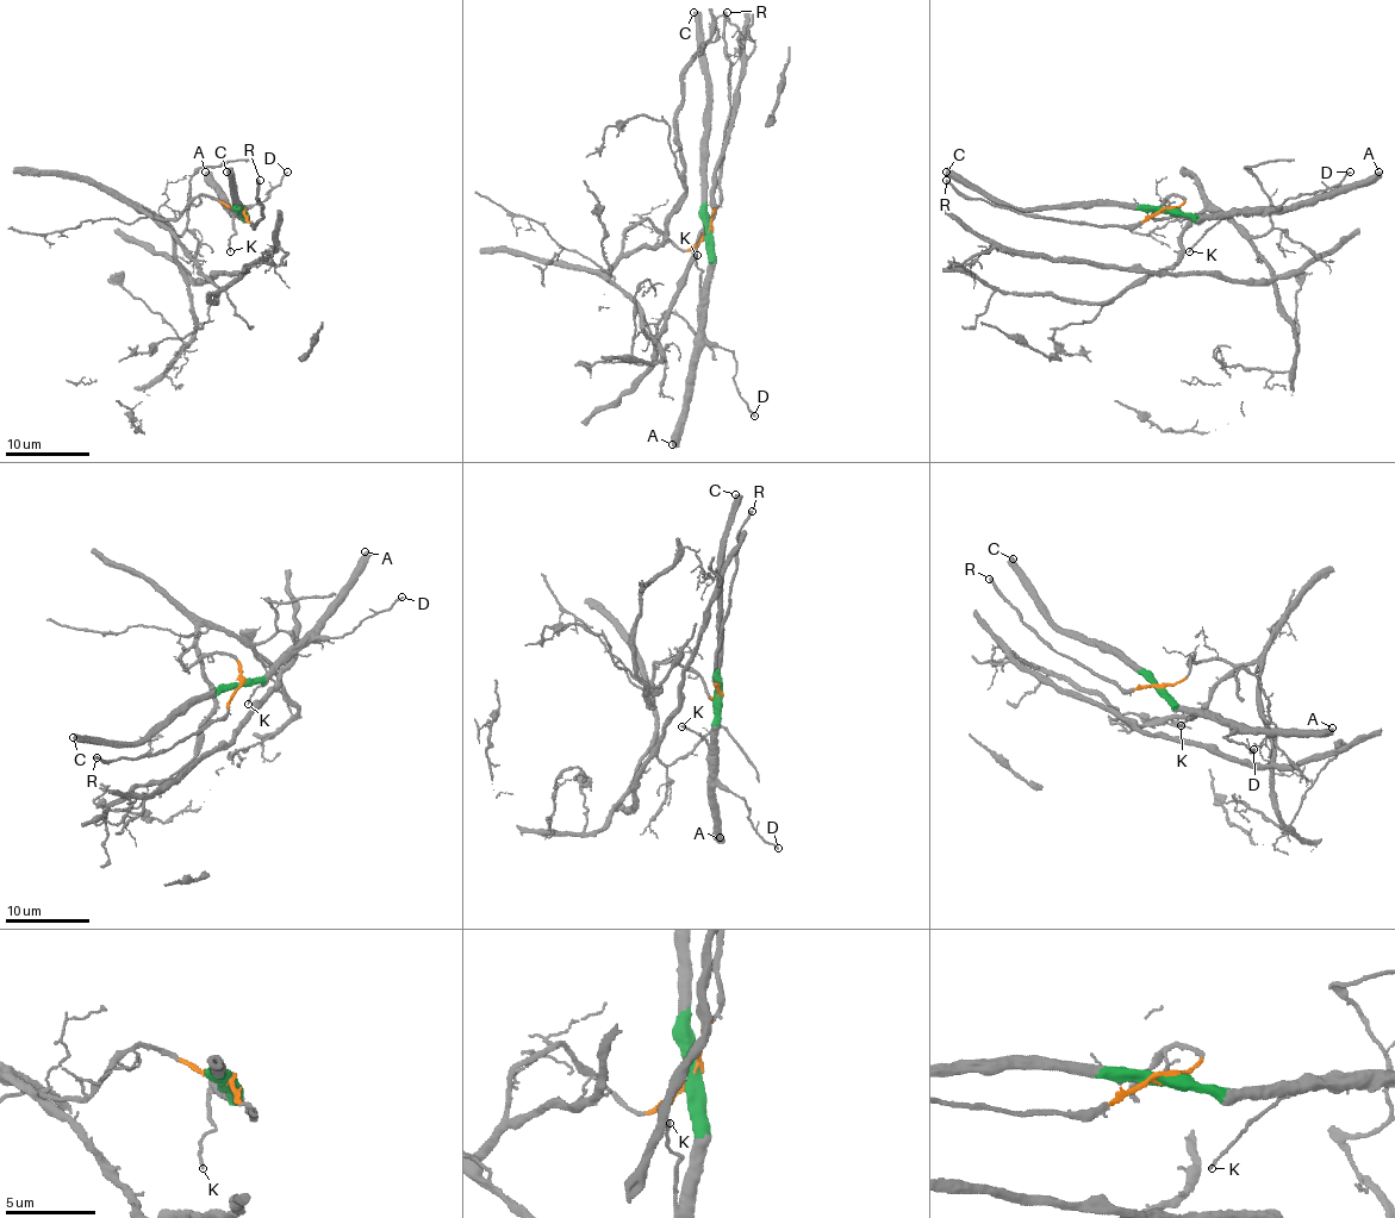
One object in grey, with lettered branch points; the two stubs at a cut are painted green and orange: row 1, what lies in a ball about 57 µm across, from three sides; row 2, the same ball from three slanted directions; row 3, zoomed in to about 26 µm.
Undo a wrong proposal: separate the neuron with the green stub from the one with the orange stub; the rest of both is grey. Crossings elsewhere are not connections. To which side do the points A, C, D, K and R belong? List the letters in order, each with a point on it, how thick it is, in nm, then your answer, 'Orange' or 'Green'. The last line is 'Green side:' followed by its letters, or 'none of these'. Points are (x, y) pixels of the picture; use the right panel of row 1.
A: Place: (1378, 172). Thickness 600 nm. Green
C: Place: (946, 172). Thickness 550 nm. Green
D: Place: (1350, 172). Thickness 170 nm. Green
K: Place: (1189, 251). Thickness 150 nm. Green
R: Place: (946, 180). Thickness 240 nm. Orange
Green side: A, C, D, K

